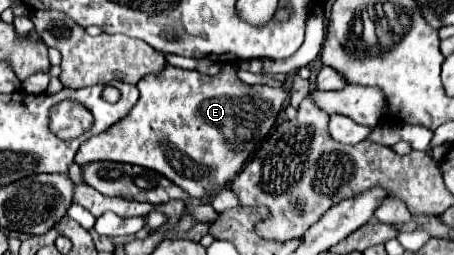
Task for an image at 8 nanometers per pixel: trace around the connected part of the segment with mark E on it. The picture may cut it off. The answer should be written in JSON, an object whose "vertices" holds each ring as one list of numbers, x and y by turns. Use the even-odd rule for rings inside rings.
{"vertices":[[166,65,158,73,150,73,138,81,140,99,130,109,130,113,114,123,104,135,90,137,80,145,76,153,76,163,86,165,94,161,118,161,140,165,146,169,154,169,180,185,190,197,202,199,224,189,232,179,242,171,246,161,256,151,258,143,266,139,270,129,274,127,278,113,284,107,288,93,284,87,270,85,246,85,236,77,234,65,224,65,222,71,214,77,202,75,198,71,186,71,172,65]]}

